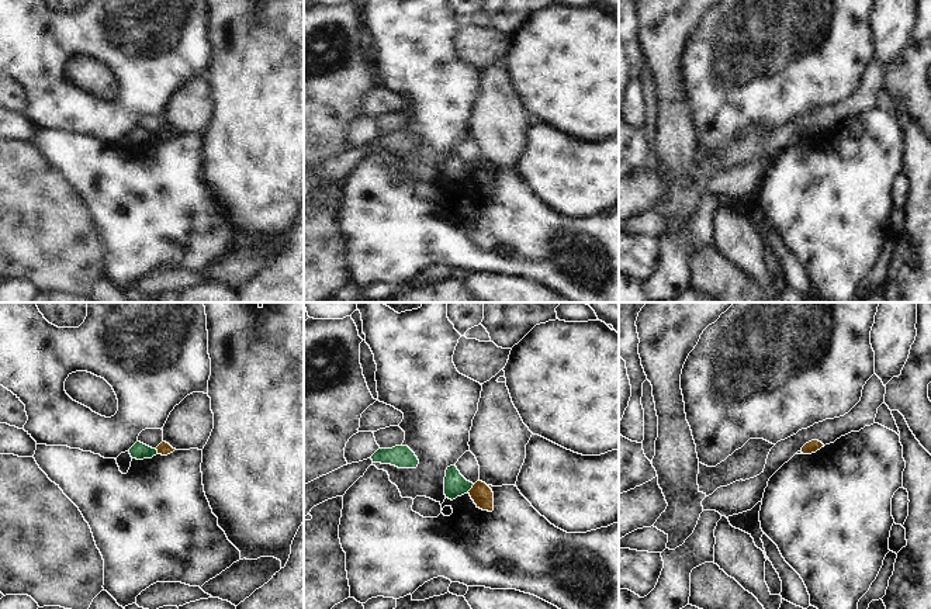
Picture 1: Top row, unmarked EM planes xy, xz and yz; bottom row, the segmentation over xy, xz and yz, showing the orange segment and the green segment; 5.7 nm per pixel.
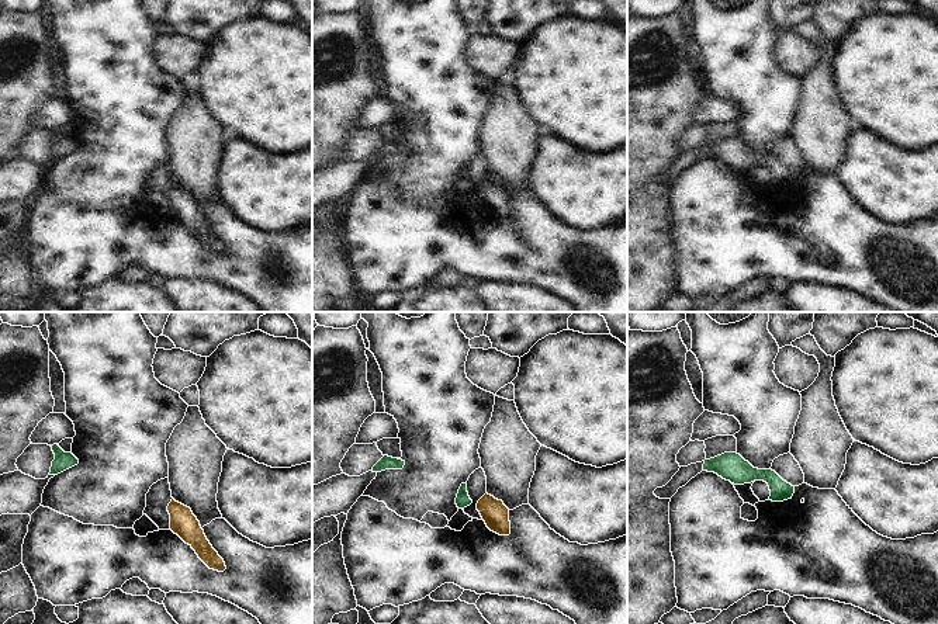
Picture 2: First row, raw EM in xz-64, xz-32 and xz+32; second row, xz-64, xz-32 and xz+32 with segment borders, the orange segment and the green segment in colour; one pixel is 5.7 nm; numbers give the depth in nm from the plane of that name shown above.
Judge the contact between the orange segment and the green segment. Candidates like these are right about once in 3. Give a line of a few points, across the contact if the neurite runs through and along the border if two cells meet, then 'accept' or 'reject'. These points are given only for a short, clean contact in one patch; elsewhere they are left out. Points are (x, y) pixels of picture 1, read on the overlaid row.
line xz (474, 484), (467, 491); reject

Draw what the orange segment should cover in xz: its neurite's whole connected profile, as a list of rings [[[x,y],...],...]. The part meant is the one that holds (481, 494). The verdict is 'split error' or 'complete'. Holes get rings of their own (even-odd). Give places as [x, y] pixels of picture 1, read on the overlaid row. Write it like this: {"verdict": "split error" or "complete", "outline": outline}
{"verdict": "complete", "outline": [[[478,480],[468,494],[477,508],[488,512],[494,511],[494,492],[485,482]]]}

